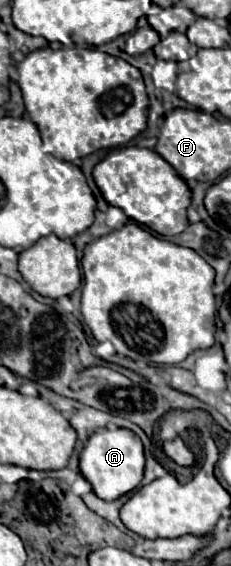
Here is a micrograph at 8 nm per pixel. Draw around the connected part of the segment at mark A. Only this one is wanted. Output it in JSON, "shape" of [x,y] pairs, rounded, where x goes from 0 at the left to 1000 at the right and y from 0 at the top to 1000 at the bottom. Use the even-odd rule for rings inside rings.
{"shape":[[[429,758],[411,761],[368,793],[342,807],[342,829],[368,839],[368,846],[394,853],[403,871],[455,885],[515,882],[576,867],[610,846],[619,846],[619,825],[628,825],[628,804],[619,804],[619,783],[610,776],[558,761],[558,758]]]}

